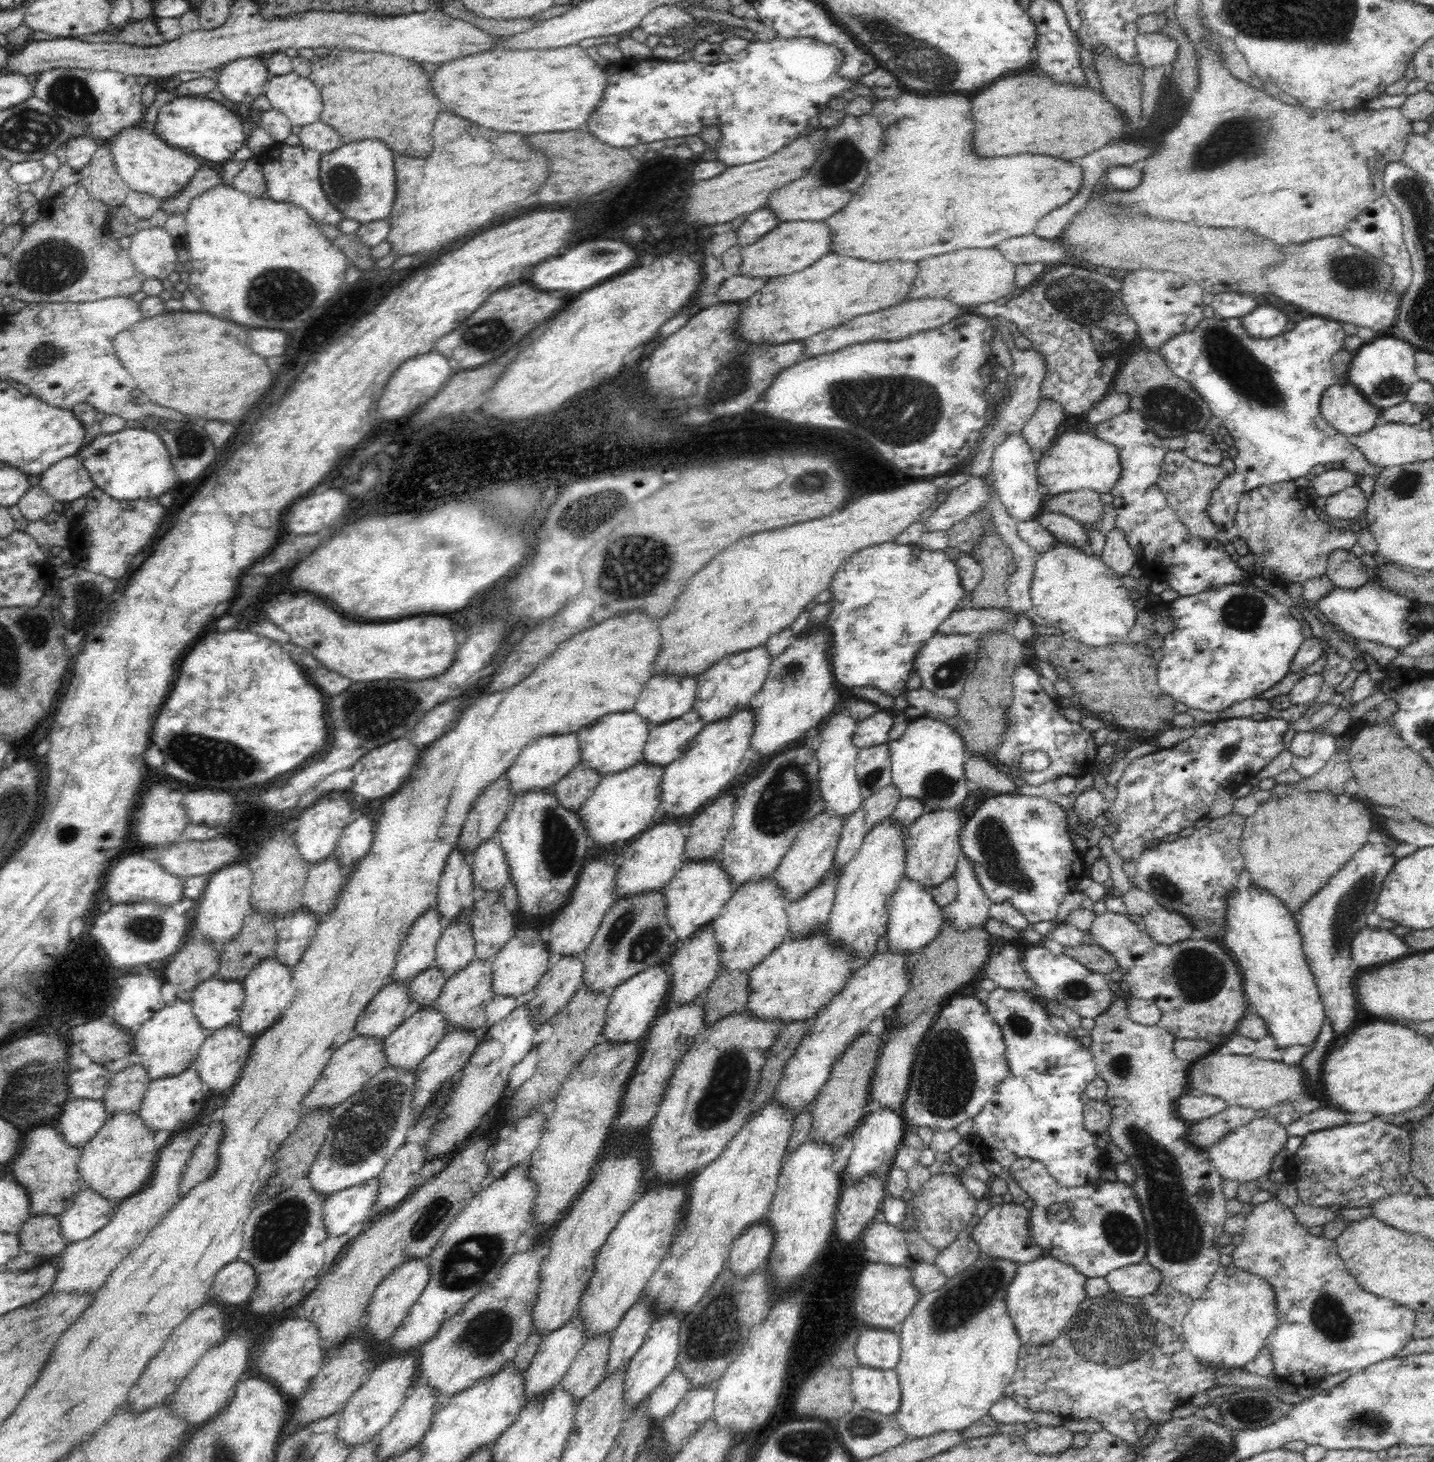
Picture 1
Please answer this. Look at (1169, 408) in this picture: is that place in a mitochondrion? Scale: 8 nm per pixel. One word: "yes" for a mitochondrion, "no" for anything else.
yes

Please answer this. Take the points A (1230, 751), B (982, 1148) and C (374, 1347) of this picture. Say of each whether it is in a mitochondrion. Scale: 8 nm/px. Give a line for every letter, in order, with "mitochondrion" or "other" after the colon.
A: mitochondrion
B: other
C: other

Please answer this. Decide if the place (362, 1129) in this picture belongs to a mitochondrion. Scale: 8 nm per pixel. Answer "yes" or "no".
yes

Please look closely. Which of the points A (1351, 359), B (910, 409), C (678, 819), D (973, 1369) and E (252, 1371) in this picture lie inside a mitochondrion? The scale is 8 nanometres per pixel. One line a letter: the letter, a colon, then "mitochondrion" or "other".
A: other
B: mitochondrion
C: other
D: other
E: other

